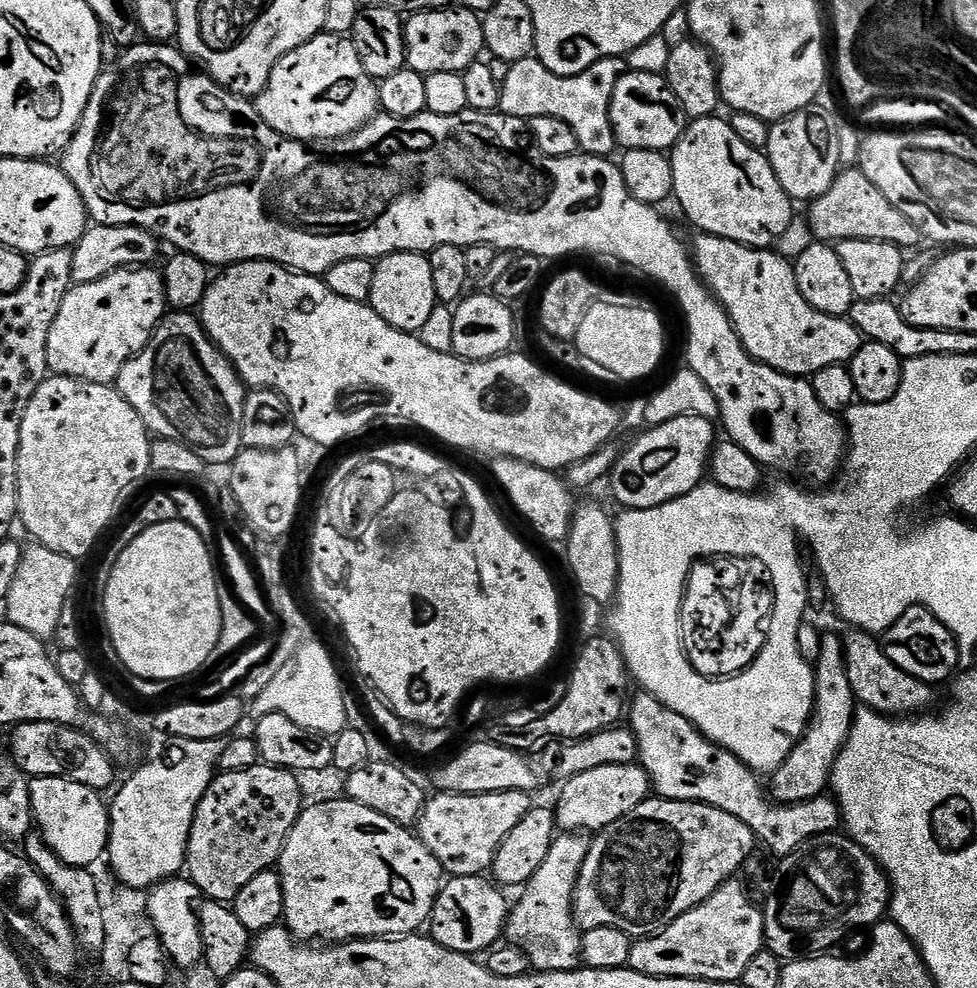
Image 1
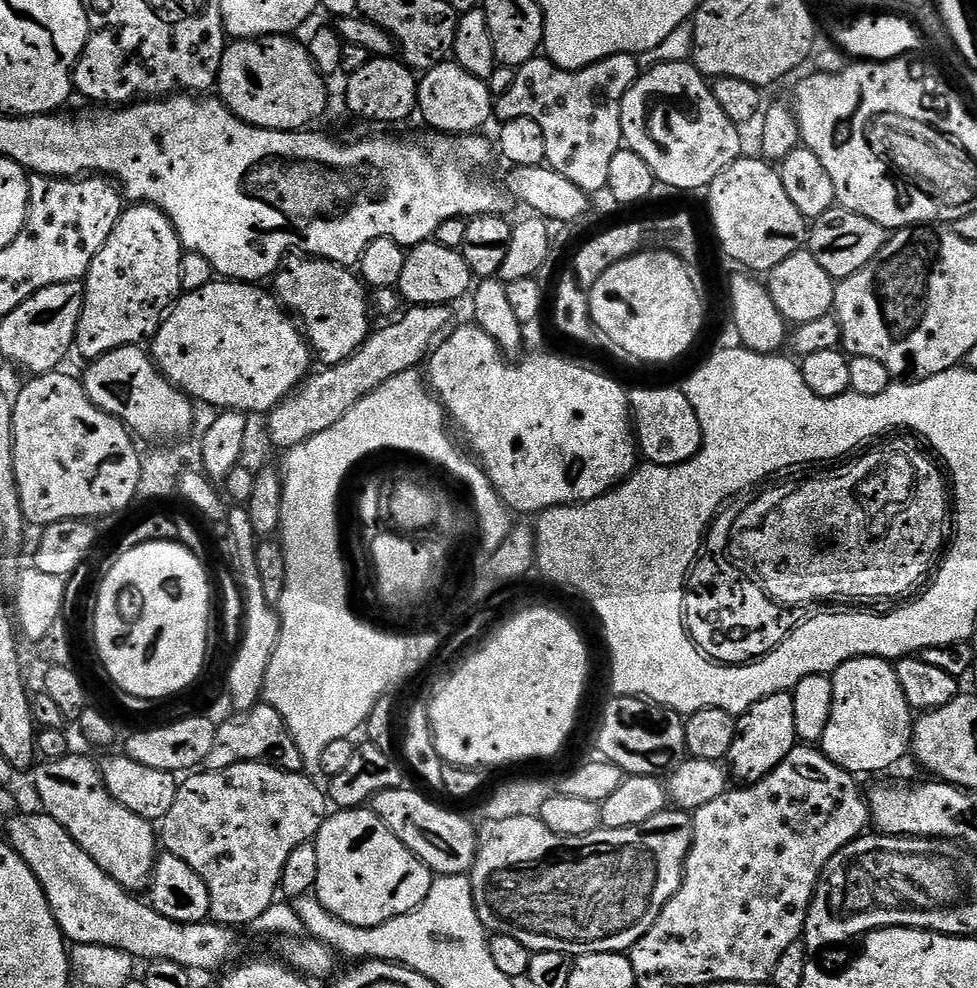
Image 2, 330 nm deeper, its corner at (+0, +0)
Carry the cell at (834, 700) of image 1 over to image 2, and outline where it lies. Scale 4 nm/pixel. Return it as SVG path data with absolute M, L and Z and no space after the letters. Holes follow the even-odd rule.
M856 656L842 662L836 671L831 673L834 686L834 702L830 710L830 722L826 722L826 734L822 734L819 747L825 756L853 774L860 772L884 772L892 768L912 747L912 726L914 710L902 694L902 682L898 682L895 667L883 656Z

